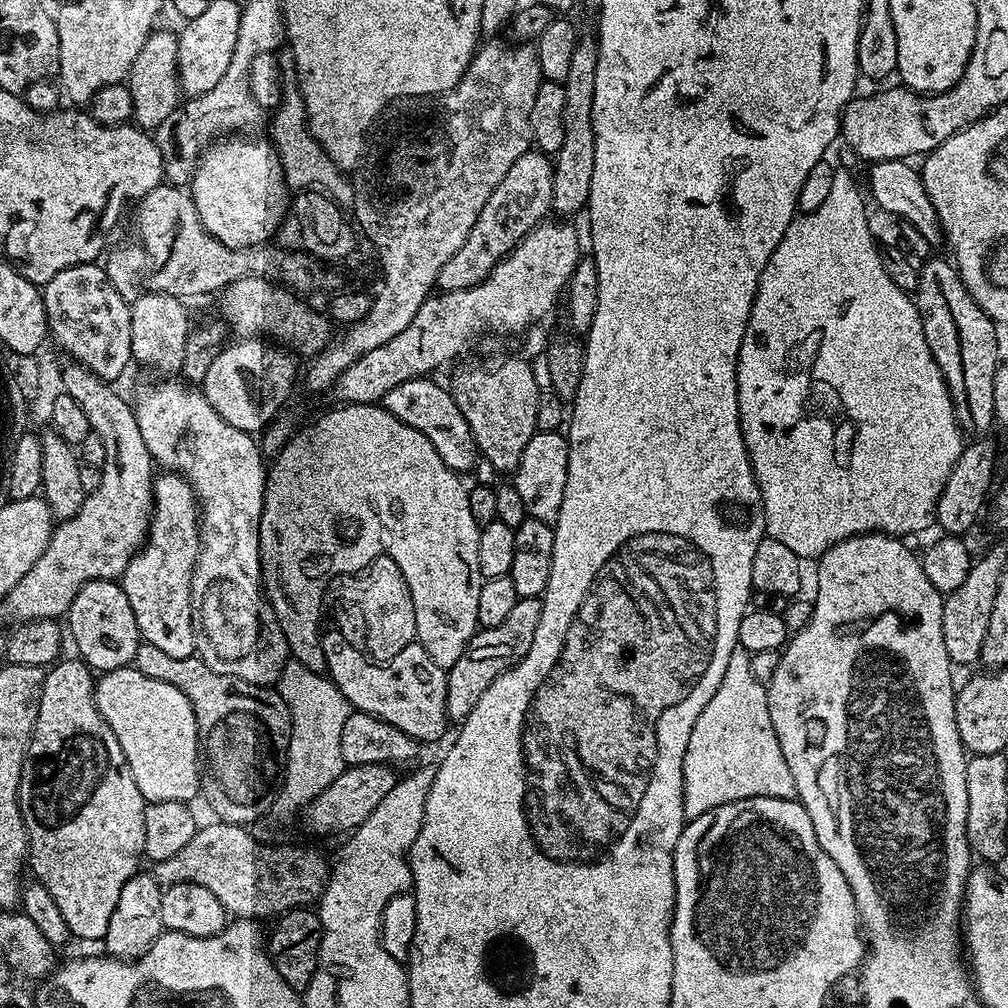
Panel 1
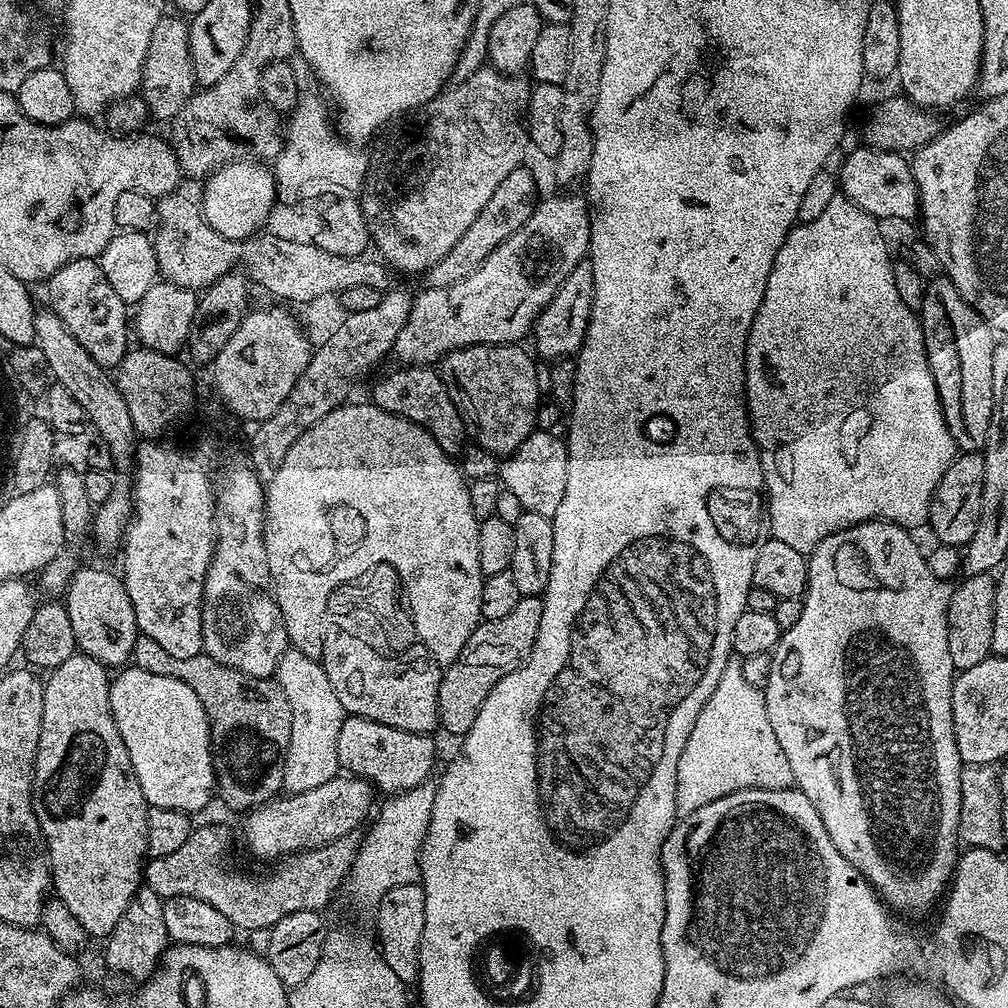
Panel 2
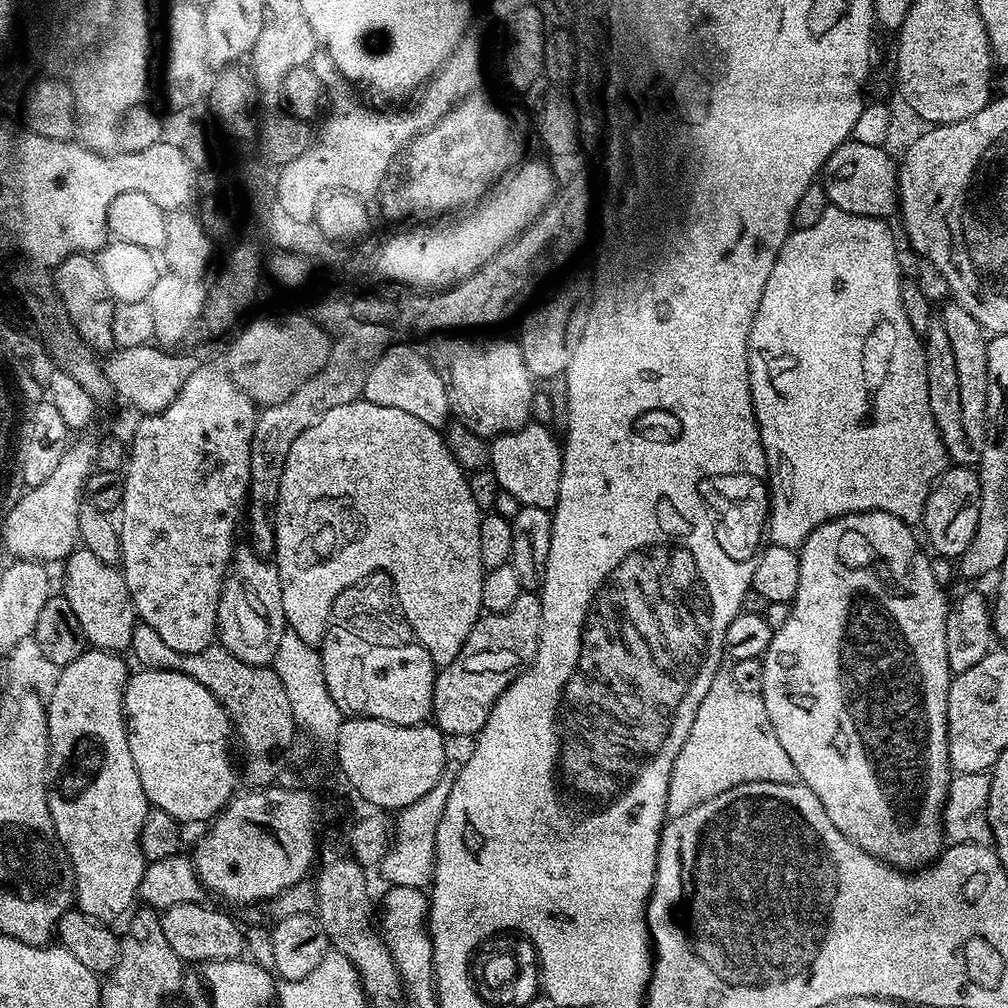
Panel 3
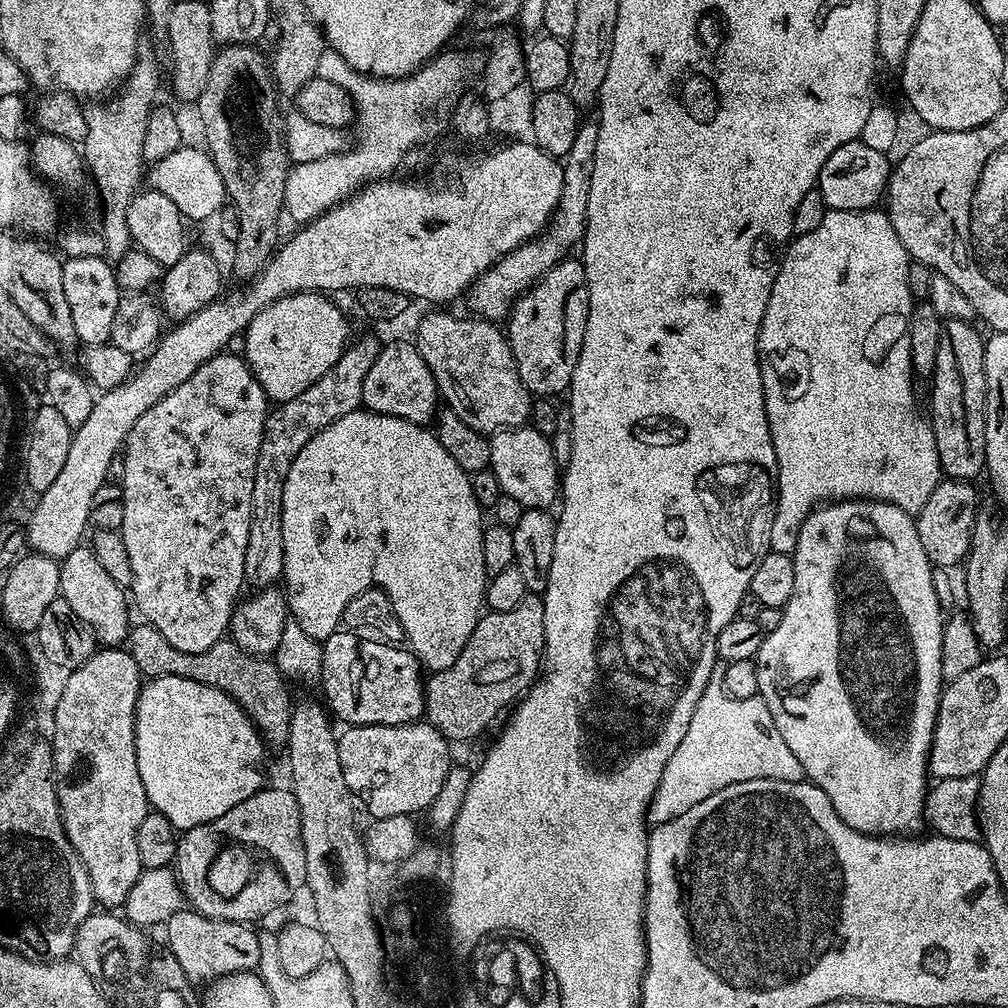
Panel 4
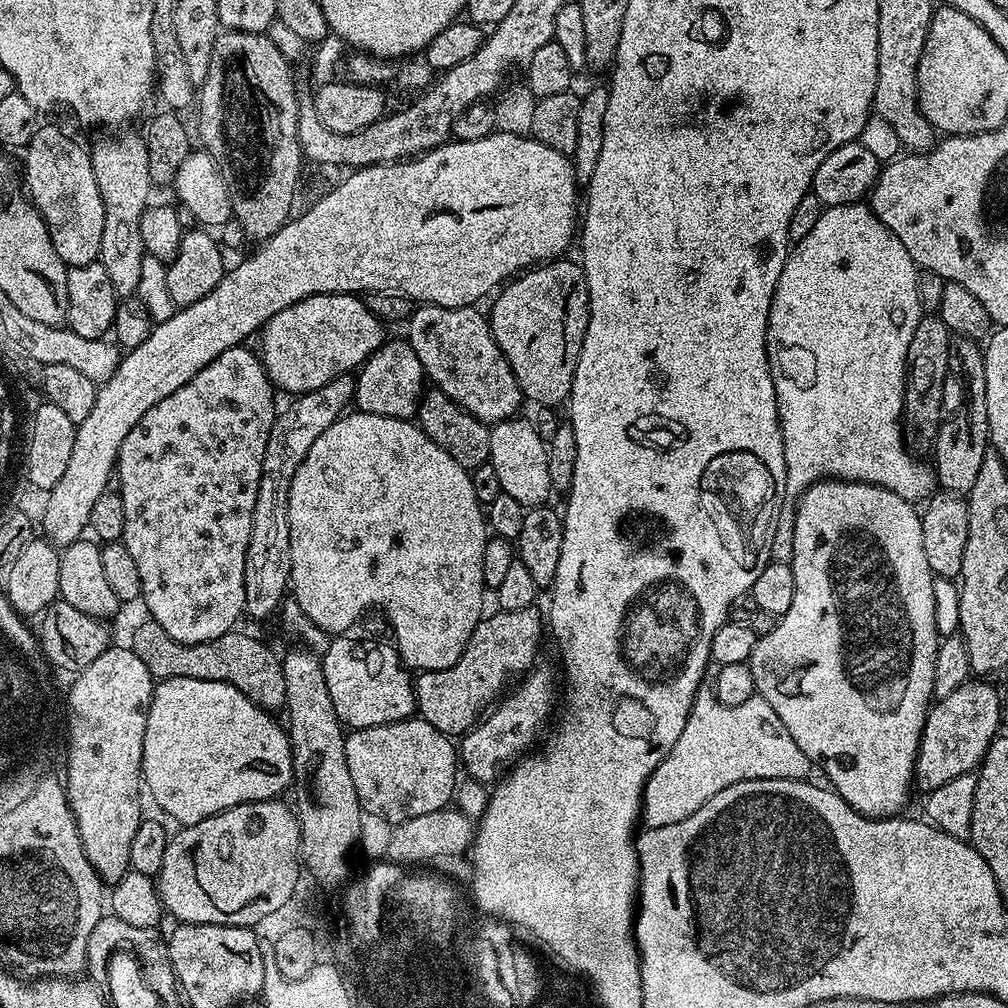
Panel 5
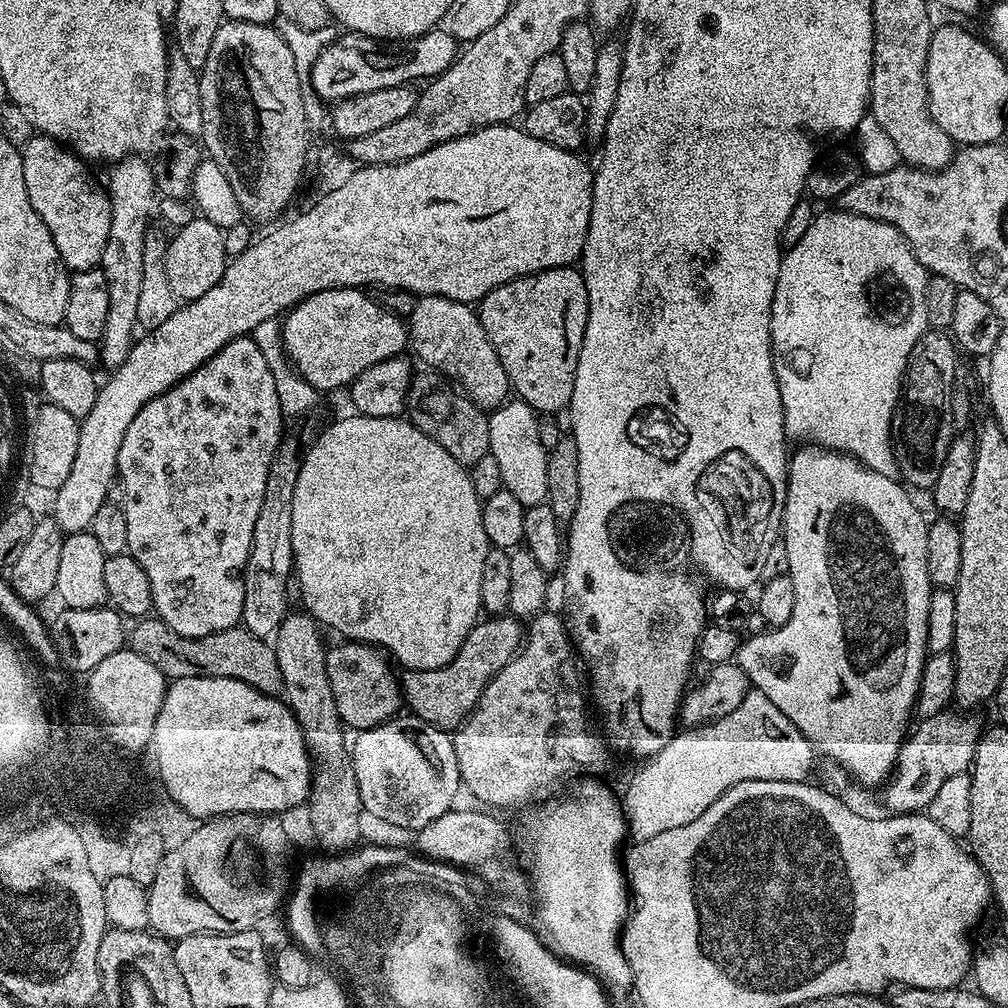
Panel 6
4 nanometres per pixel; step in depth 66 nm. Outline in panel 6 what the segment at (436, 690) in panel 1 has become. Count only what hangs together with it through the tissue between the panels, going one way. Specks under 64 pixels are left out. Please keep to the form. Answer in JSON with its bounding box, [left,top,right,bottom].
[326,643,402,730]

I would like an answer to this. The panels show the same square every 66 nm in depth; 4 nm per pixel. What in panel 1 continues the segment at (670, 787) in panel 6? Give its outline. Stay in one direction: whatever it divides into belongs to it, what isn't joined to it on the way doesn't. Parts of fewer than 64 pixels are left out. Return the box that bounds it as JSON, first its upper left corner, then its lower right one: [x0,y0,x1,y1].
[684,649,796,820]

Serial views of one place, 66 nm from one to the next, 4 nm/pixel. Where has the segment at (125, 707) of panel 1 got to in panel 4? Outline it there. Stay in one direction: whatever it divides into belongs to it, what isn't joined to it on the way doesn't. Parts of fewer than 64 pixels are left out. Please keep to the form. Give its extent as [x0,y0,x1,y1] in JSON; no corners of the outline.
[136,675,265,830]

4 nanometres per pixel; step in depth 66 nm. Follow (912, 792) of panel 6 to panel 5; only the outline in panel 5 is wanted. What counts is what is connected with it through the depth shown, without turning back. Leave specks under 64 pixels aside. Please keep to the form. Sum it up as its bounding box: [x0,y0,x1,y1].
[914,678,1001,794]

